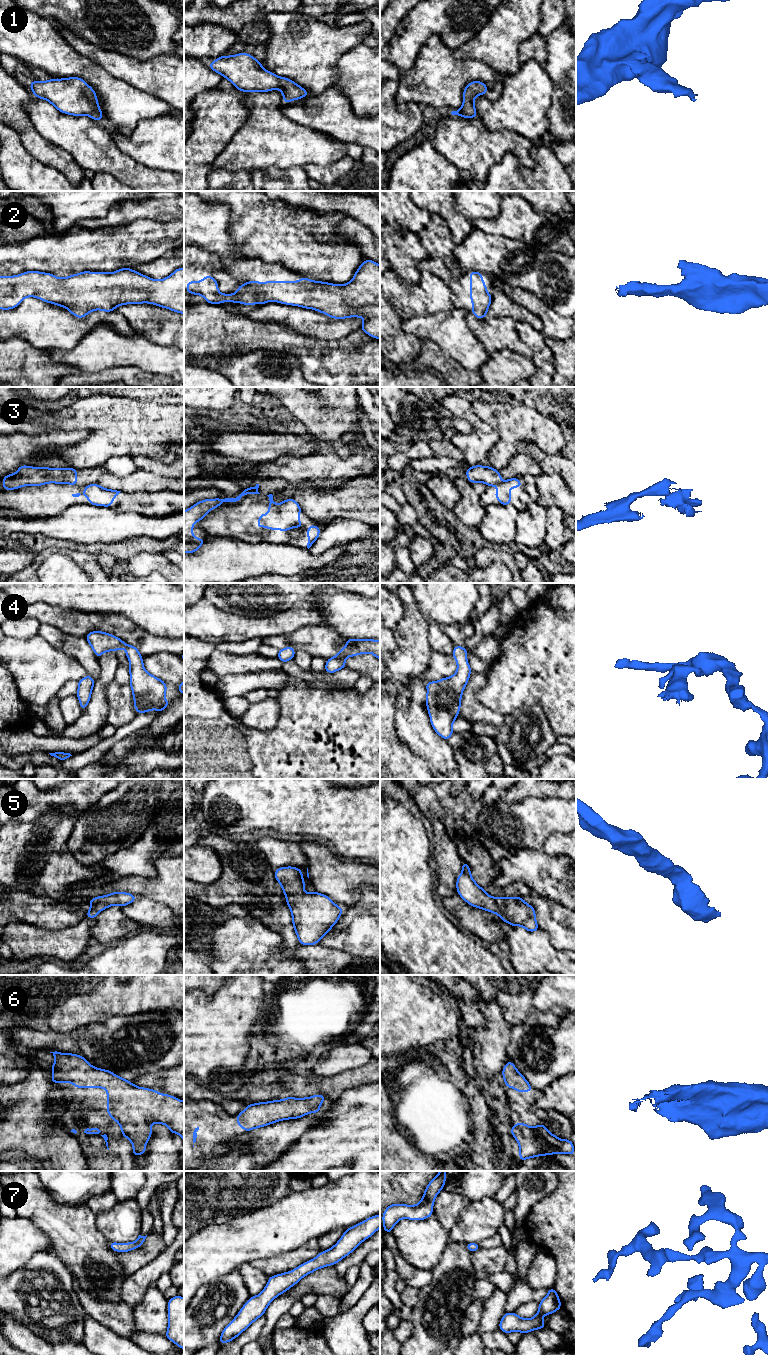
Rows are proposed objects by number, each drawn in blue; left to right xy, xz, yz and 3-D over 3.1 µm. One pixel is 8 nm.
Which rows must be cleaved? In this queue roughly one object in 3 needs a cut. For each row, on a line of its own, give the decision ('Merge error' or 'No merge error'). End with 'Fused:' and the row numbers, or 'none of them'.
1: No merge error
2: No merge error
3: Merge error
4: No merge error
5: No merge error
6: No merge error
7: No merge error
Fused: 3

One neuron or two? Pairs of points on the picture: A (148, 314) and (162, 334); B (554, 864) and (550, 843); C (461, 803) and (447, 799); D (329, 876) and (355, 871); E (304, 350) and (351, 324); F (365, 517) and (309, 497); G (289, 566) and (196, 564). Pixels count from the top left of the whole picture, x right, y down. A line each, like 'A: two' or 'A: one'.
A: one
B: two
C: one
D: one
E: two
F: one
G: one

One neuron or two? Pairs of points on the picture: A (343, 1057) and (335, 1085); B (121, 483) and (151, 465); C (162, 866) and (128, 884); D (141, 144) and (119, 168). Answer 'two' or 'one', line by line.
A: two
B: two
C: one
D: two

